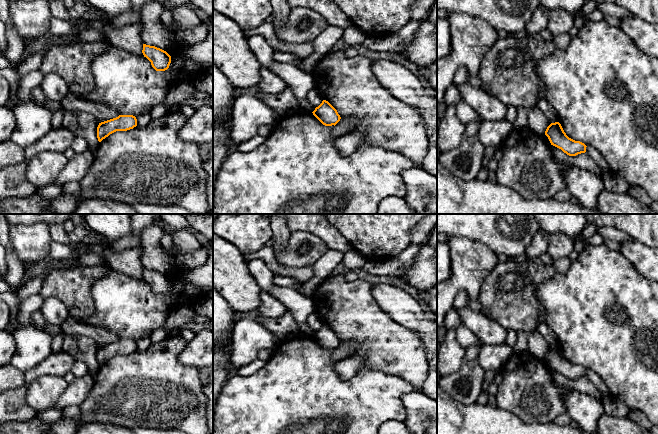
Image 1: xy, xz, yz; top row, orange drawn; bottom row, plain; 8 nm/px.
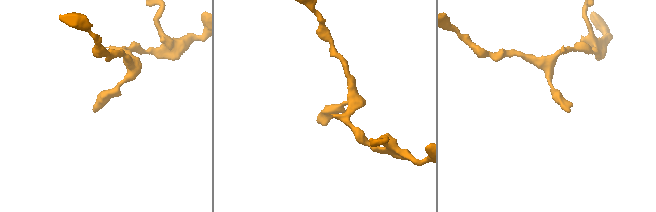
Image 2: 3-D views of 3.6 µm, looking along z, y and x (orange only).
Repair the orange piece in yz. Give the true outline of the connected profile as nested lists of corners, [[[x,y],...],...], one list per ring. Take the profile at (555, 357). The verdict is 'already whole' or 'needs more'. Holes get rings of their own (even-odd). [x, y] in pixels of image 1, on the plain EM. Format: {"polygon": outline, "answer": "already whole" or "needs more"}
{"polygon": [[[559,346],[551,347],[547,351],[545,359],[548,361],[551,369],[561,373],[569,380],[576,380],[586,376],[587,370],[580,365],[569,362]]], "answer": "already whole"}

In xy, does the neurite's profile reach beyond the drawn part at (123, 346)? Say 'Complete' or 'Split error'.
Complete

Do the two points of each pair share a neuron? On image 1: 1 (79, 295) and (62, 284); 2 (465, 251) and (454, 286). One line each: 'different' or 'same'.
1: same
2: same

